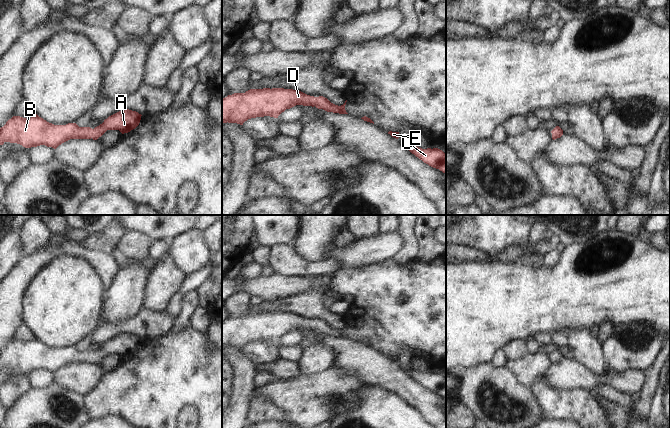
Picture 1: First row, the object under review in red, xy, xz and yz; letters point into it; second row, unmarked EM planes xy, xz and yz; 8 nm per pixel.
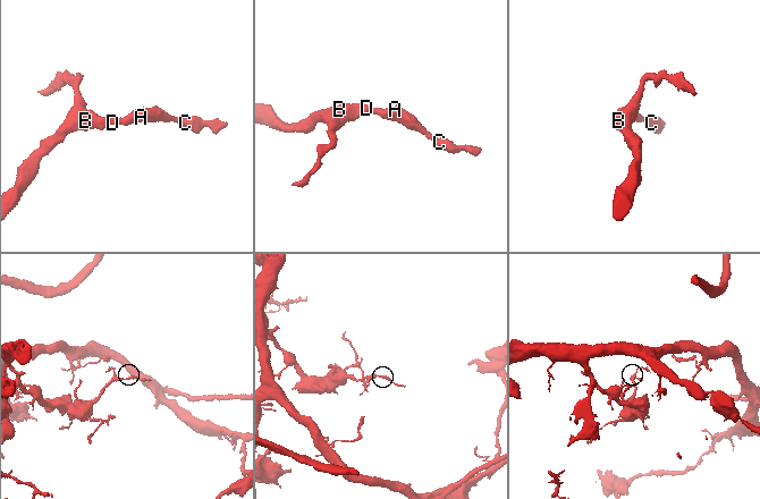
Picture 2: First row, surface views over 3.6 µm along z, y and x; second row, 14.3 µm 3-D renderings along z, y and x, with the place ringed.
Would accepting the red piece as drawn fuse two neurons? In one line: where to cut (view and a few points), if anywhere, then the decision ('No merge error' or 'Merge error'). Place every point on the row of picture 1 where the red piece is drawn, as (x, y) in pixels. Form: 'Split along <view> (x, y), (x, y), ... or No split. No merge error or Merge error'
No split. No merge error

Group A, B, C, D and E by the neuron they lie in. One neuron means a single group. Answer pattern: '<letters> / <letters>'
A B C D E

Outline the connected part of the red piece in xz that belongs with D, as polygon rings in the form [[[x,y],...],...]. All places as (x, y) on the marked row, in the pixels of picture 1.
[[[250,89],[245,93],[234,93],[222,99],[222,123],[243,125],[251,118],[278,118],[286,109],[296,105],[315,106],[327,112],[348,114],[345,110],[346,102],[347,100],[338,106],[323,96],[314,97],[293,89]]]

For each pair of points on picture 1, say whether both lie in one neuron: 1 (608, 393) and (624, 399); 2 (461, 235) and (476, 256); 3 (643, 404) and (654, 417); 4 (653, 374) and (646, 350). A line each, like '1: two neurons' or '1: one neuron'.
1: one neuron
2: two neurons
3: two neurons
4: two neurons

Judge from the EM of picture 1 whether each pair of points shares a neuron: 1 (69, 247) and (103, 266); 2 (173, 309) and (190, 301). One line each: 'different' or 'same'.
1: same
2: different

